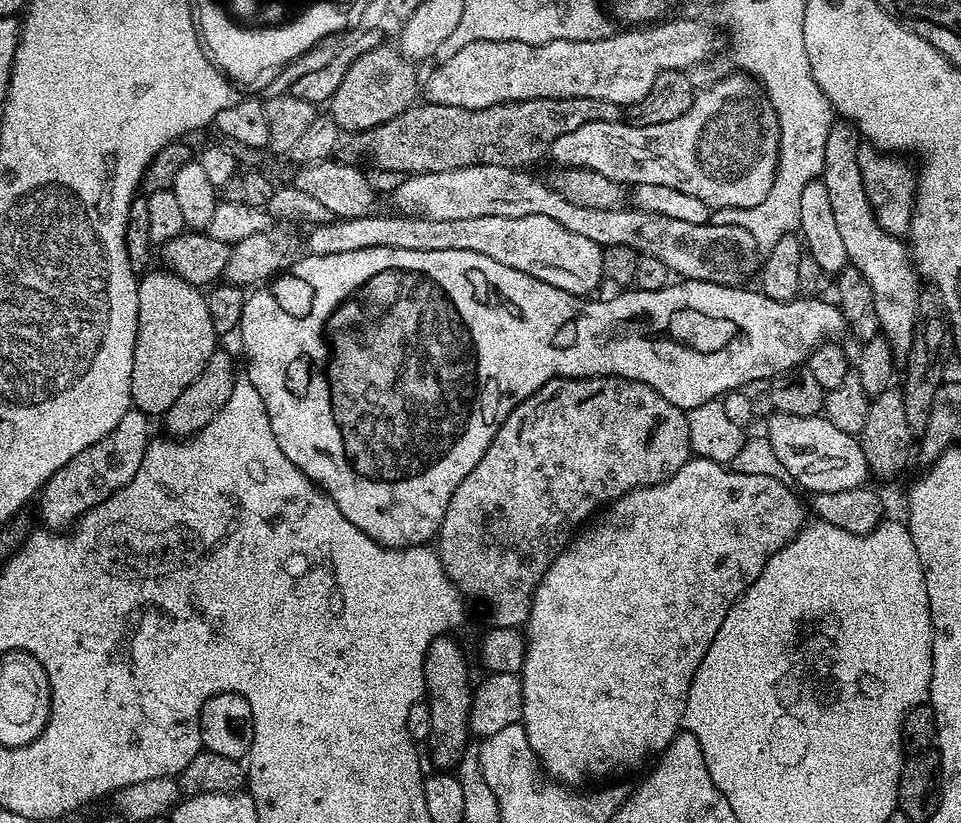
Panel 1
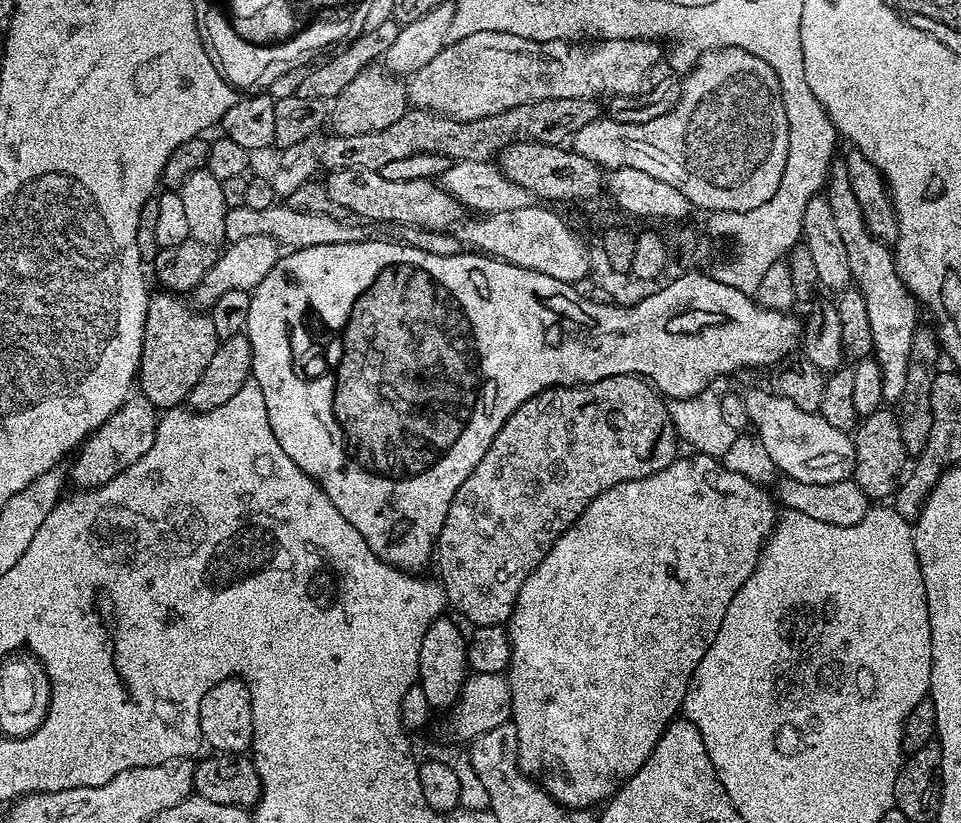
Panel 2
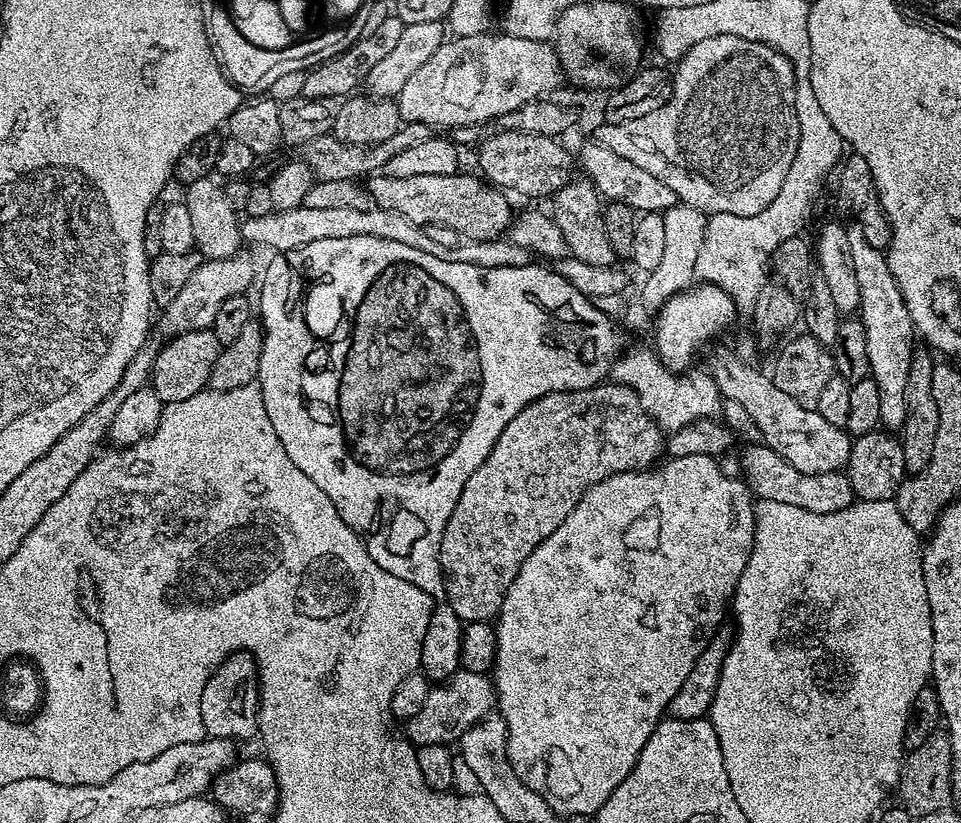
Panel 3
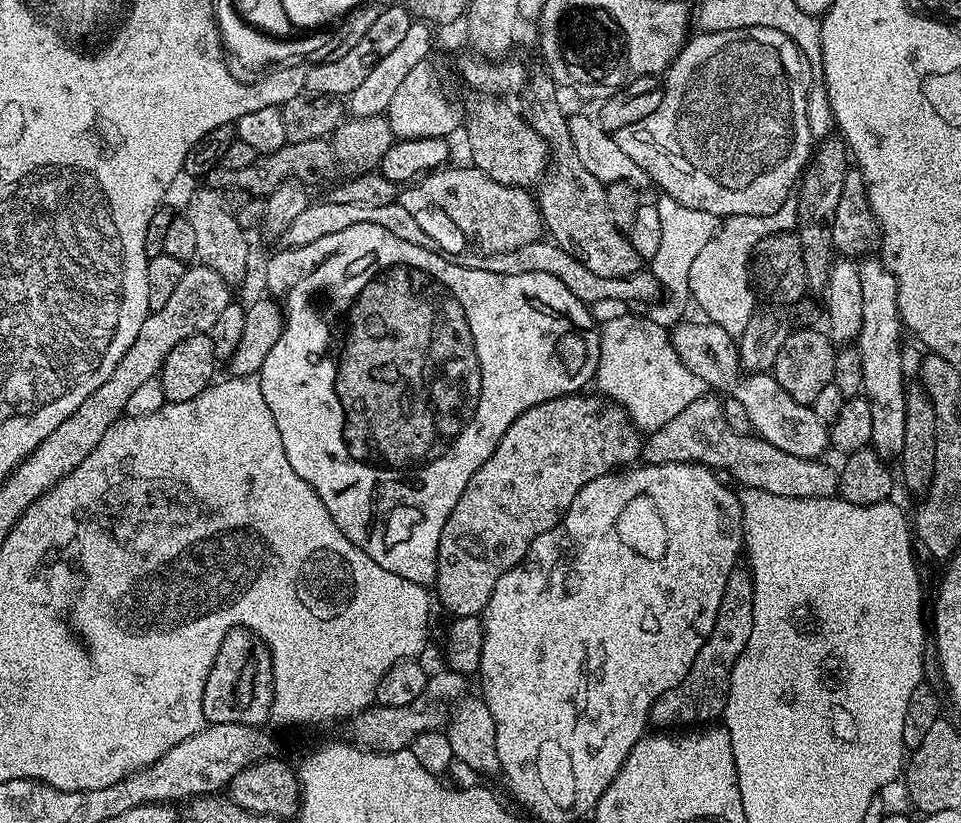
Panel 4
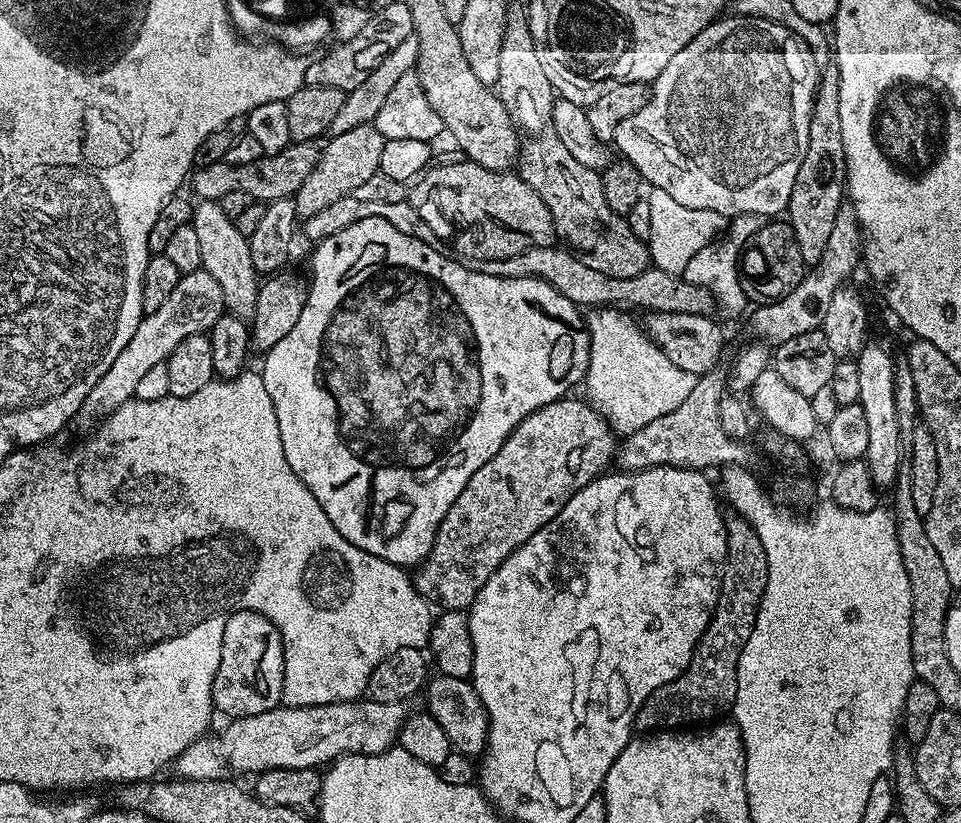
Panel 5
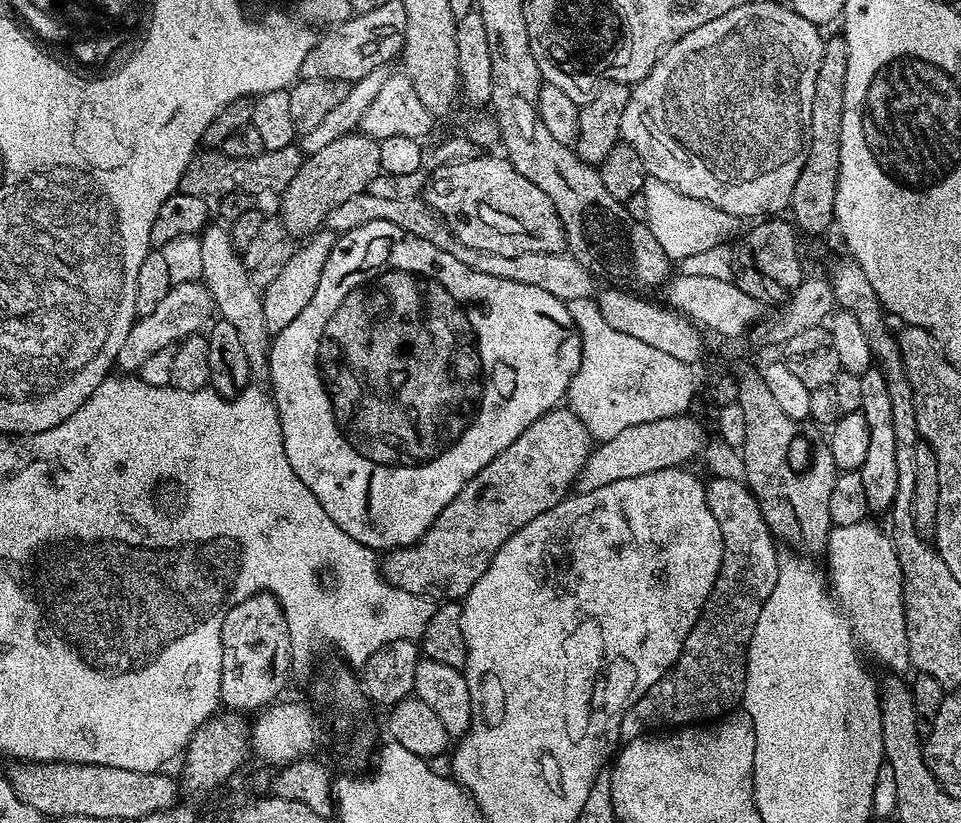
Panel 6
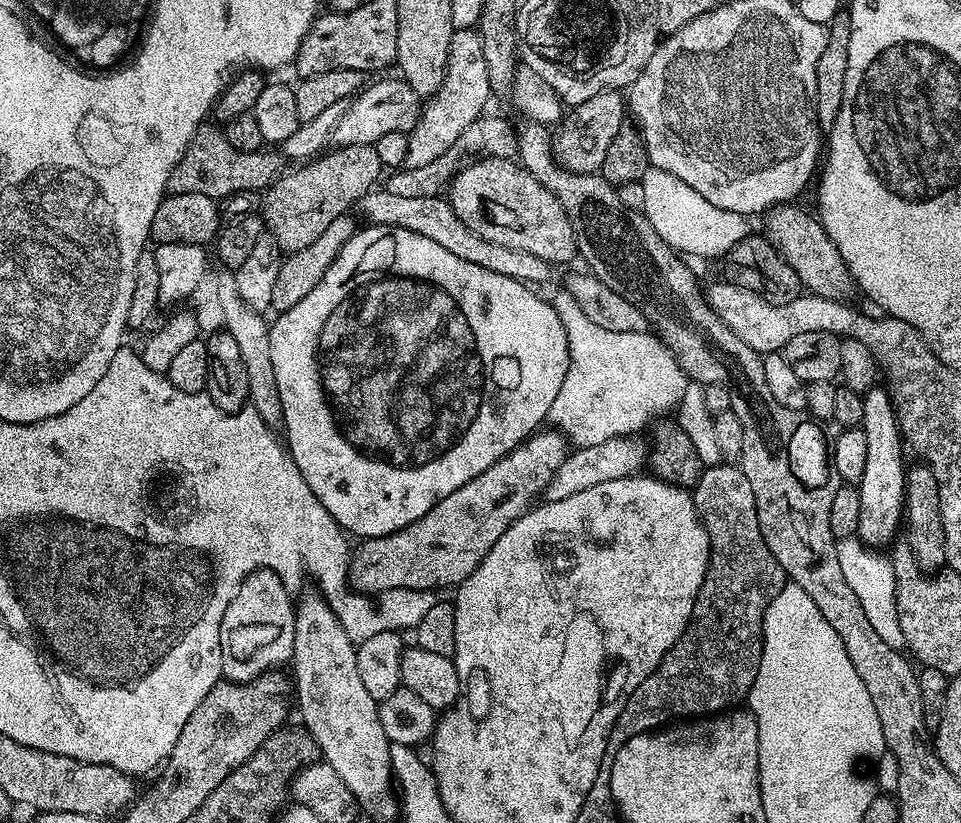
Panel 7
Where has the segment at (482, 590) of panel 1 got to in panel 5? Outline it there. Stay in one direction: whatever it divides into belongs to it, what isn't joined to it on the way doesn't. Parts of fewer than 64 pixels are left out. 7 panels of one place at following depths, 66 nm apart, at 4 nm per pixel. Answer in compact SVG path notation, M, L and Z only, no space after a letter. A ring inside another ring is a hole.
M565 398L555 400L538 410L534 410L518 427L502 442L498 454L486 462L466 482L466 490L454 498L454 504L447 511L437 528L434 546L421 568L415 573L416 589L431 603L438 602L445 611L465 611L472 607L474 598L482 586L502 566L502 562L511 552L518 550L546 522L550 522L570 502L570 498L582 486L605 471L608 463L613 463L618 452L618 436L612 431L604 415L587 399L572 400Z

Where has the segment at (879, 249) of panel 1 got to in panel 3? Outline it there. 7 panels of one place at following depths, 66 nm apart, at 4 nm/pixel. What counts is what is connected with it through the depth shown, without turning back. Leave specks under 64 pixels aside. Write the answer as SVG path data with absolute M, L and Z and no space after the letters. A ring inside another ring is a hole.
M863 227L848 228L850 259L854 261L854 275L858 278L860 306L858 319L866 330L866 355L870 358L870 379L878 386L878 414L880 424L888 430L898 430L906 422L906 374L914 351L914 329L910 310L898 290L898 282L888 265L888 257L868 241Z

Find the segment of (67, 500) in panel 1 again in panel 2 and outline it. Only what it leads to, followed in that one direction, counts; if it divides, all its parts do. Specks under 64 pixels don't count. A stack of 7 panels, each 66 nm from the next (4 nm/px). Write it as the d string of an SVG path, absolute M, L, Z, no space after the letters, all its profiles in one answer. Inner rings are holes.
M129 395L124 405L110 414L107 422L80 445L75 453L77 456L72 464L72 472L70 468L71 483L73 480L77 484L75 487L80 490L97 488L100 484L110 482L110 478L119 472L126 471L134 462L138 462L138 458L142 458L142 454L146 454L146 450L150 450L150 446L154 446L157 419L157 408L145 396Z

